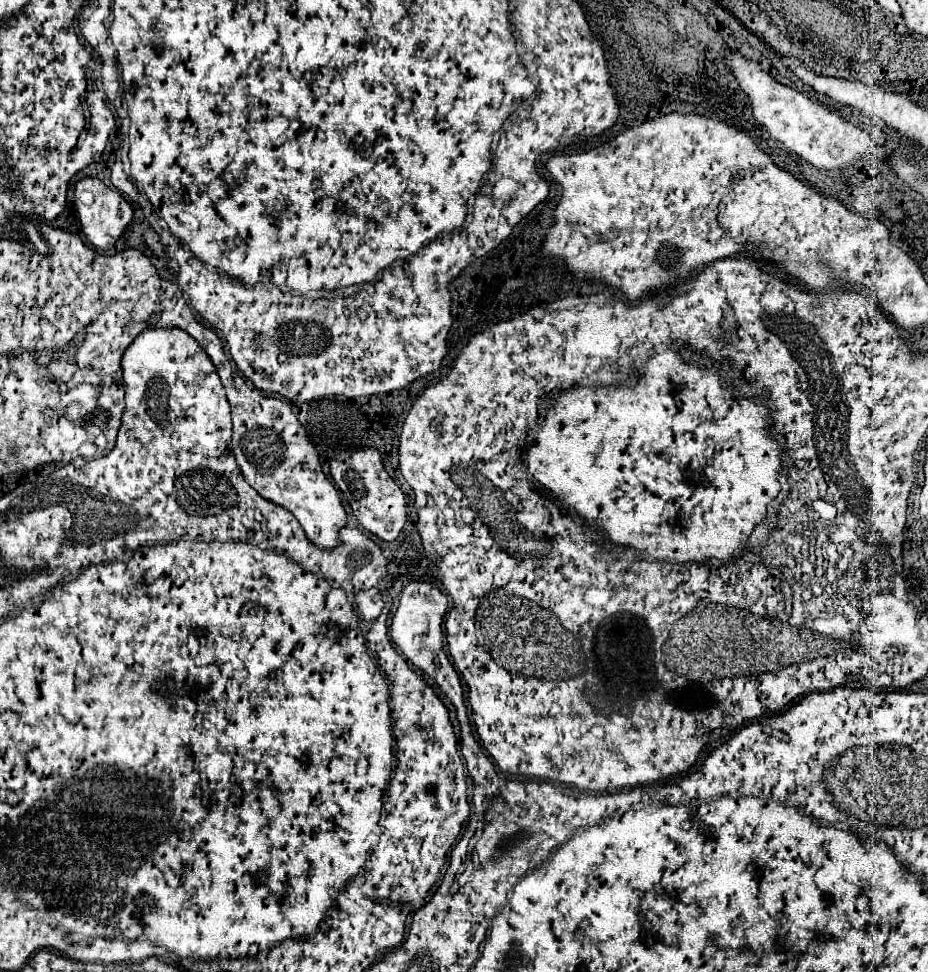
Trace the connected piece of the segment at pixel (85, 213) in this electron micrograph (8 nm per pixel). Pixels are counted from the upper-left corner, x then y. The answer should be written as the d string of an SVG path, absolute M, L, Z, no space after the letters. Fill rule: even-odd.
M93 177L81 179L75 185L73 205L77 209L83 233L87 235L87 239L91 241L91 245L95 245L101 251L107 251L107 249L115 247L117 239L123 235L123 231L127 229L127 225L133 219L133 207L131 207L131 203L119 191L107 187L105 183L101 183L99 179L93 179Z

